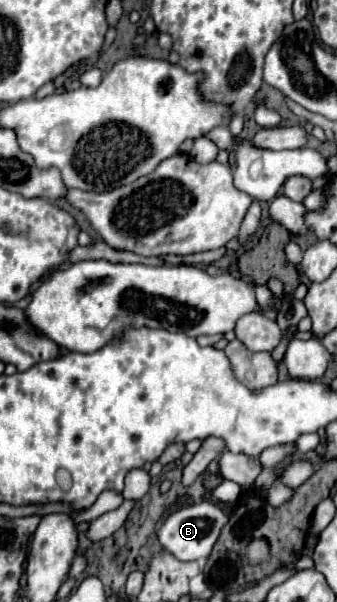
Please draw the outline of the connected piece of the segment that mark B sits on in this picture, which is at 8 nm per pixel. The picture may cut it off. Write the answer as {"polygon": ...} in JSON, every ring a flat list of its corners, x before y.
{"polygon":[[202,499,200,503,172,511,166,517,166,521,156,529,156,537,158,537,158,543,162,545,162,549,170,551,180,561,206,559,220,535,220,529,224,527,224,521,228,521,228,515,210,499]]}

